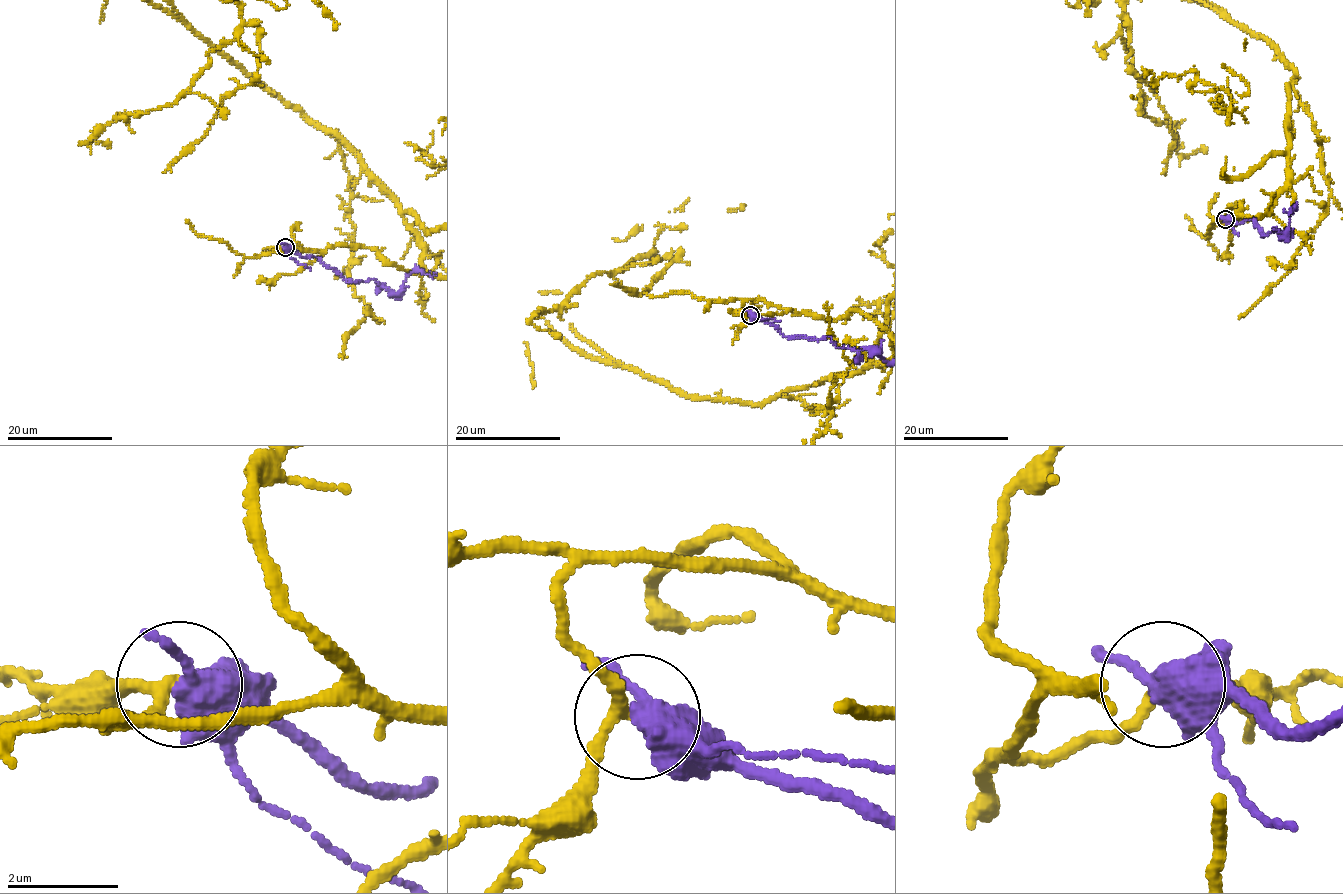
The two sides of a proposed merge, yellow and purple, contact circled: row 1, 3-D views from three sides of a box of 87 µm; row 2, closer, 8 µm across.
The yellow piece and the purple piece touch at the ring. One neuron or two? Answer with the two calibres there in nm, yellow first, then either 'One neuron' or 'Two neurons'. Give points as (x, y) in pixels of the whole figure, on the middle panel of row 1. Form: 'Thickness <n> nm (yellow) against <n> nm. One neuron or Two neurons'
Thickness 170 nm (yellow) against 550 nm. Two neurons

